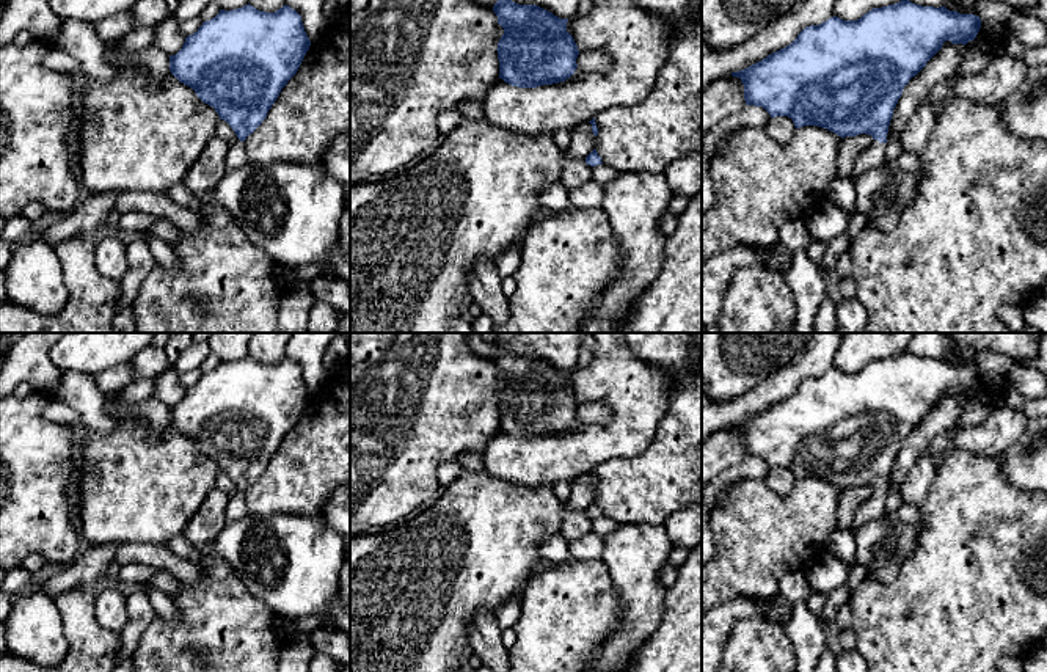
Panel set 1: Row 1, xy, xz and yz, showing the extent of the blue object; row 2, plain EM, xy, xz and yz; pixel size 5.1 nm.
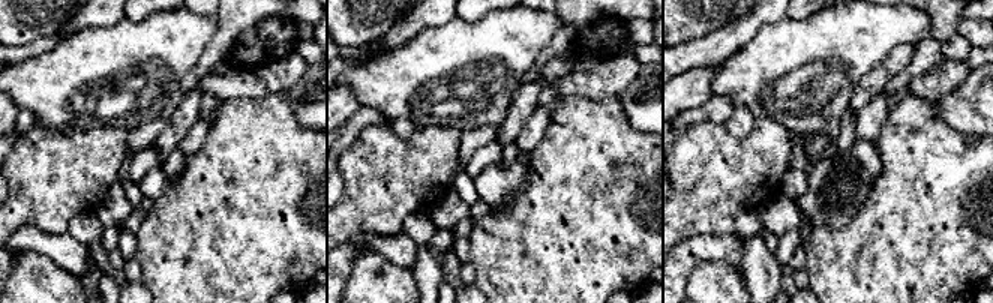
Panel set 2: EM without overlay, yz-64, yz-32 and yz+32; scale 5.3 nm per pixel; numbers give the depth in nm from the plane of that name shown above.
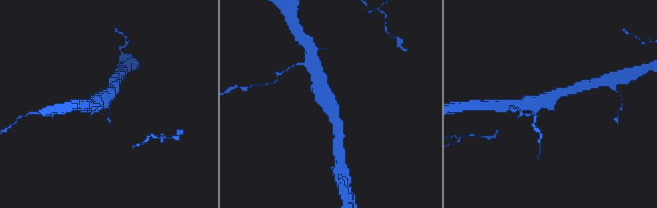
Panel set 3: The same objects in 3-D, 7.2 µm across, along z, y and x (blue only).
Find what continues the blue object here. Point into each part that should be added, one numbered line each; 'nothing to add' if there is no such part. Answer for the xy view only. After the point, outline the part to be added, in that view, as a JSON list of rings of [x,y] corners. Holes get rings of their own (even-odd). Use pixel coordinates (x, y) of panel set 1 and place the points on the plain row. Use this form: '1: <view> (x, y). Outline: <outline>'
1: xy (236, 509). Outline: [[[237,493],[229,499],[228,507],[226,507],[226,524],[234,523],[237,520],[242,520],[243,517],[248,515],[246,502],[245,502],[245,493]]]

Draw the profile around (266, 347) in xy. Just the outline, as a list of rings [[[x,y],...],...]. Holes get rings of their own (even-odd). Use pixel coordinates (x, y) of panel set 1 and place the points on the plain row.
[[[254,333],[248,344],[248,355],[259,363],[275,364],[286,356],[290,333]]]

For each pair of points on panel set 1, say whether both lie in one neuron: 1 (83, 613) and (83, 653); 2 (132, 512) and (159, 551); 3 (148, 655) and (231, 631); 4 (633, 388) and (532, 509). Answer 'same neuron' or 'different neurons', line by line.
1: same neuron
2: different neurons
3: same neuron
4: different neurons

